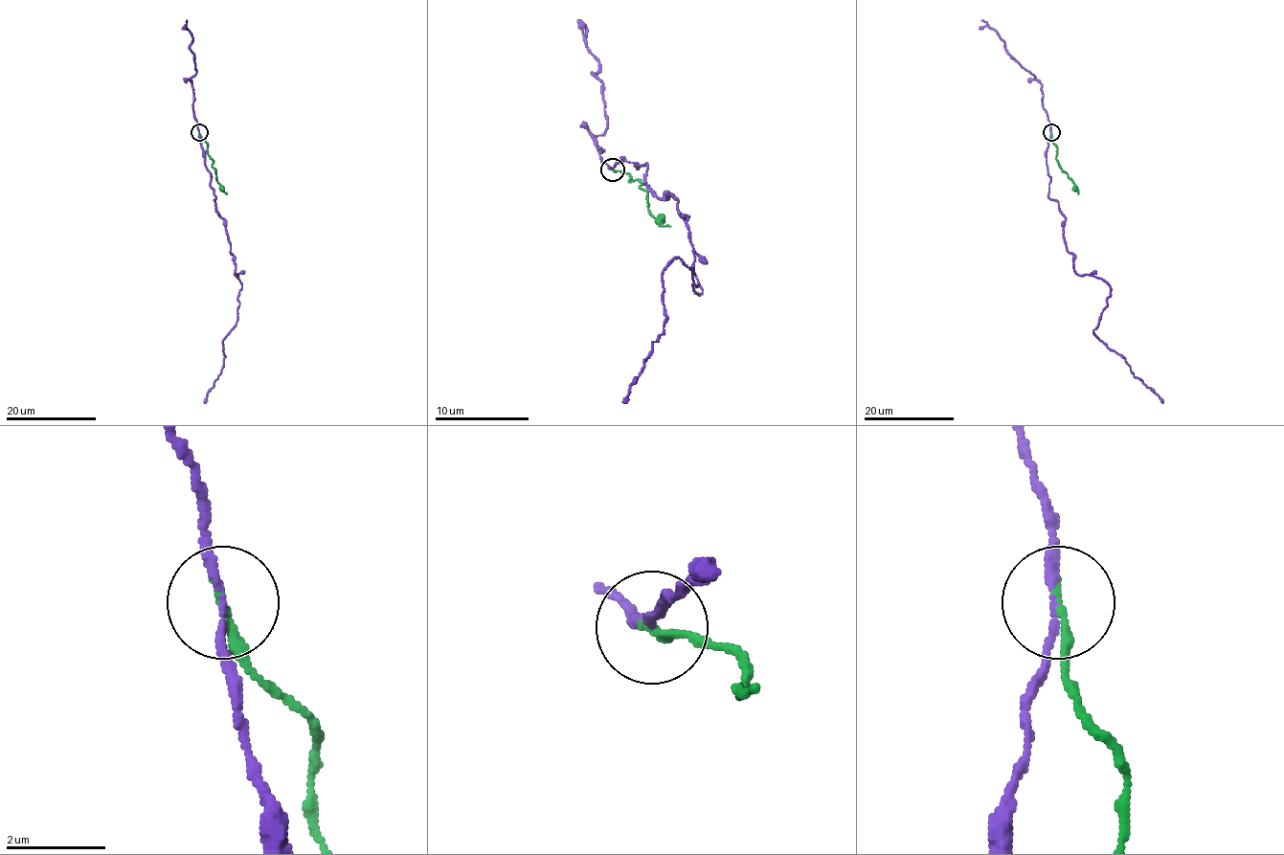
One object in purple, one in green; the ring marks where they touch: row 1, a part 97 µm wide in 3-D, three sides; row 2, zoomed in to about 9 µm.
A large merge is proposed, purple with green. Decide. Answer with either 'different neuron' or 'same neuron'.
different neuron

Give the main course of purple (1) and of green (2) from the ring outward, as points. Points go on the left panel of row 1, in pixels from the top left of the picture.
1: (199, 132), (215, 211), (224, 221), (236, 275), (242, 286), (236, 324), (223, 340), (224, 363), (205, 403)
2: (199, 132), (206, 143), (216, 180), (226, 193)

